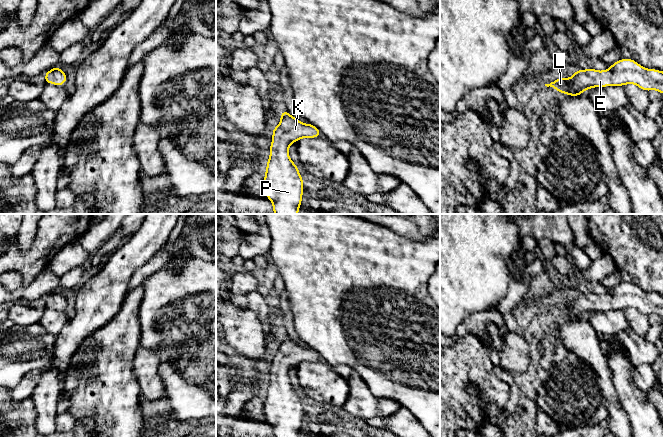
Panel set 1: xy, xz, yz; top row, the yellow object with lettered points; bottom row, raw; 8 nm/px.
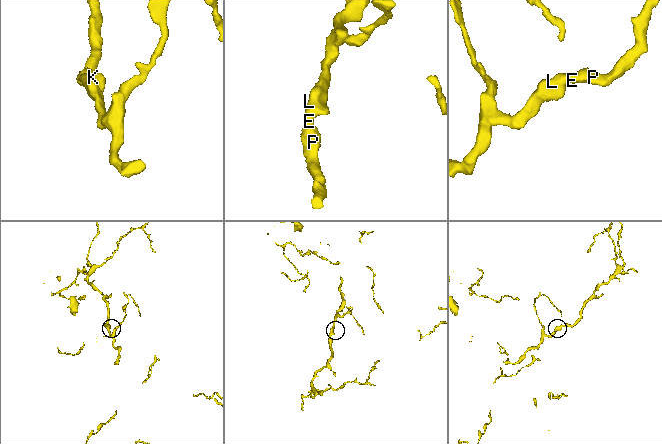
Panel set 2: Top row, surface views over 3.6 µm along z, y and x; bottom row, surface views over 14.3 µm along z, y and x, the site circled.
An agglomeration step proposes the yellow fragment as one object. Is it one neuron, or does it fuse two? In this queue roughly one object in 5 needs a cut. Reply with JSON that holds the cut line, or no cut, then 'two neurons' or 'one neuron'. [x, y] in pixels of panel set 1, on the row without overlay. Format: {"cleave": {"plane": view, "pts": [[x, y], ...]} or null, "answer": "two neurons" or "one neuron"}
{"cleave": null, "answer": "one neuron"}

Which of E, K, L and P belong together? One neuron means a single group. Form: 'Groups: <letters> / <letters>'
Groups: E K L P

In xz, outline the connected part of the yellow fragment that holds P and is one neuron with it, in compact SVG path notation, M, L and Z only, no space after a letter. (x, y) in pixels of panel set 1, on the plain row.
M280 334L280 337L280 347L277 351L272 353L273 361L269 373L270 382L267 384L263 410L265 420L273 428L274 437L298 437L304 416L304 403L301 401L297 389L289 382L288 372L299 363L317 362L321 359L321 356L316 350L310 347L302 347L287 335Z

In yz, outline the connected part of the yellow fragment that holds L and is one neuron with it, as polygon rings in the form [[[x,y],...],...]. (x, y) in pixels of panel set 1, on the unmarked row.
[[[633,282],[619,283],[603,295],[597,295],[592,291],[587,294],[576,294],[571,302],[559,301],[545,310],[576,321],[590,312],[604,312],[609,309],[625,310],[630,307],[644,315],[657,314],[663,318],[663,296],[647,293],[635,286]]]

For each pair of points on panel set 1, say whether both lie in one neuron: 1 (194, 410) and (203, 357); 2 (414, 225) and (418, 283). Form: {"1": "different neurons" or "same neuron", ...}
{"1": "same neuron", "2": "different neurons"}

